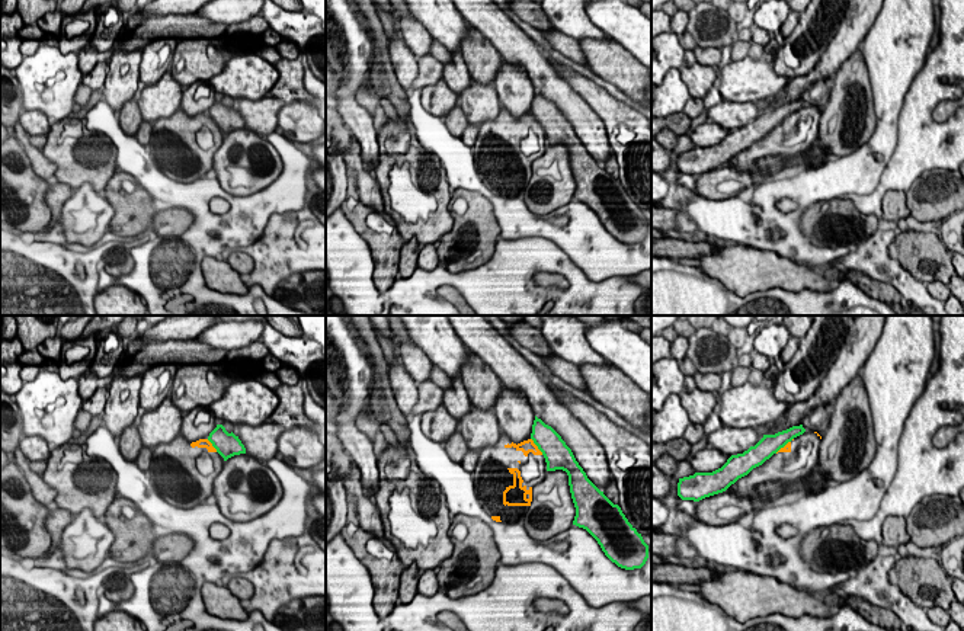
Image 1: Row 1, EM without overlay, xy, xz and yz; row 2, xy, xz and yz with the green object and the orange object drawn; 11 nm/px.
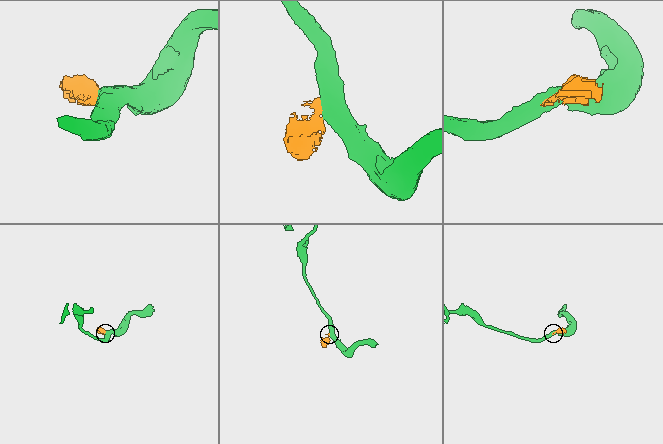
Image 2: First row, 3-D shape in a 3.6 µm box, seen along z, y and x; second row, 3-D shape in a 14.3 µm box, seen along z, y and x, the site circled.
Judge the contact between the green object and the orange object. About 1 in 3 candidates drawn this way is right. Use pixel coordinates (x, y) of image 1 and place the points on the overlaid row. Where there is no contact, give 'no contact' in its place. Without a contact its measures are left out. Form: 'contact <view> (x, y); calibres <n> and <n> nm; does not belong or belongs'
contact xz (537, 445); calibres 300 and 140 nm; does not belong

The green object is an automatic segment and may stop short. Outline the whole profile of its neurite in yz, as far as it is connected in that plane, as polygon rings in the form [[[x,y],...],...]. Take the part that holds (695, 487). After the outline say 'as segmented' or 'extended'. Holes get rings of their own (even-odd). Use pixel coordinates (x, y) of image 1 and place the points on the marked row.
[[[800,425],[775,435],[763,435],[755,446],[750,446],[743,454],[731,455],[721,468],[712,473],[695,473],[694,475],[679,478],[678,496],[682,500],[699,502],[705,497],[726,491],[739,478],[762,465],[788,442],[804,432],[806,429]]]; as segmented

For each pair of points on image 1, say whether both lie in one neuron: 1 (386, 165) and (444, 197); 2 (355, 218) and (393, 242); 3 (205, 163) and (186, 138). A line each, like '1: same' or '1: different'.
1: same
2: same
3: same

